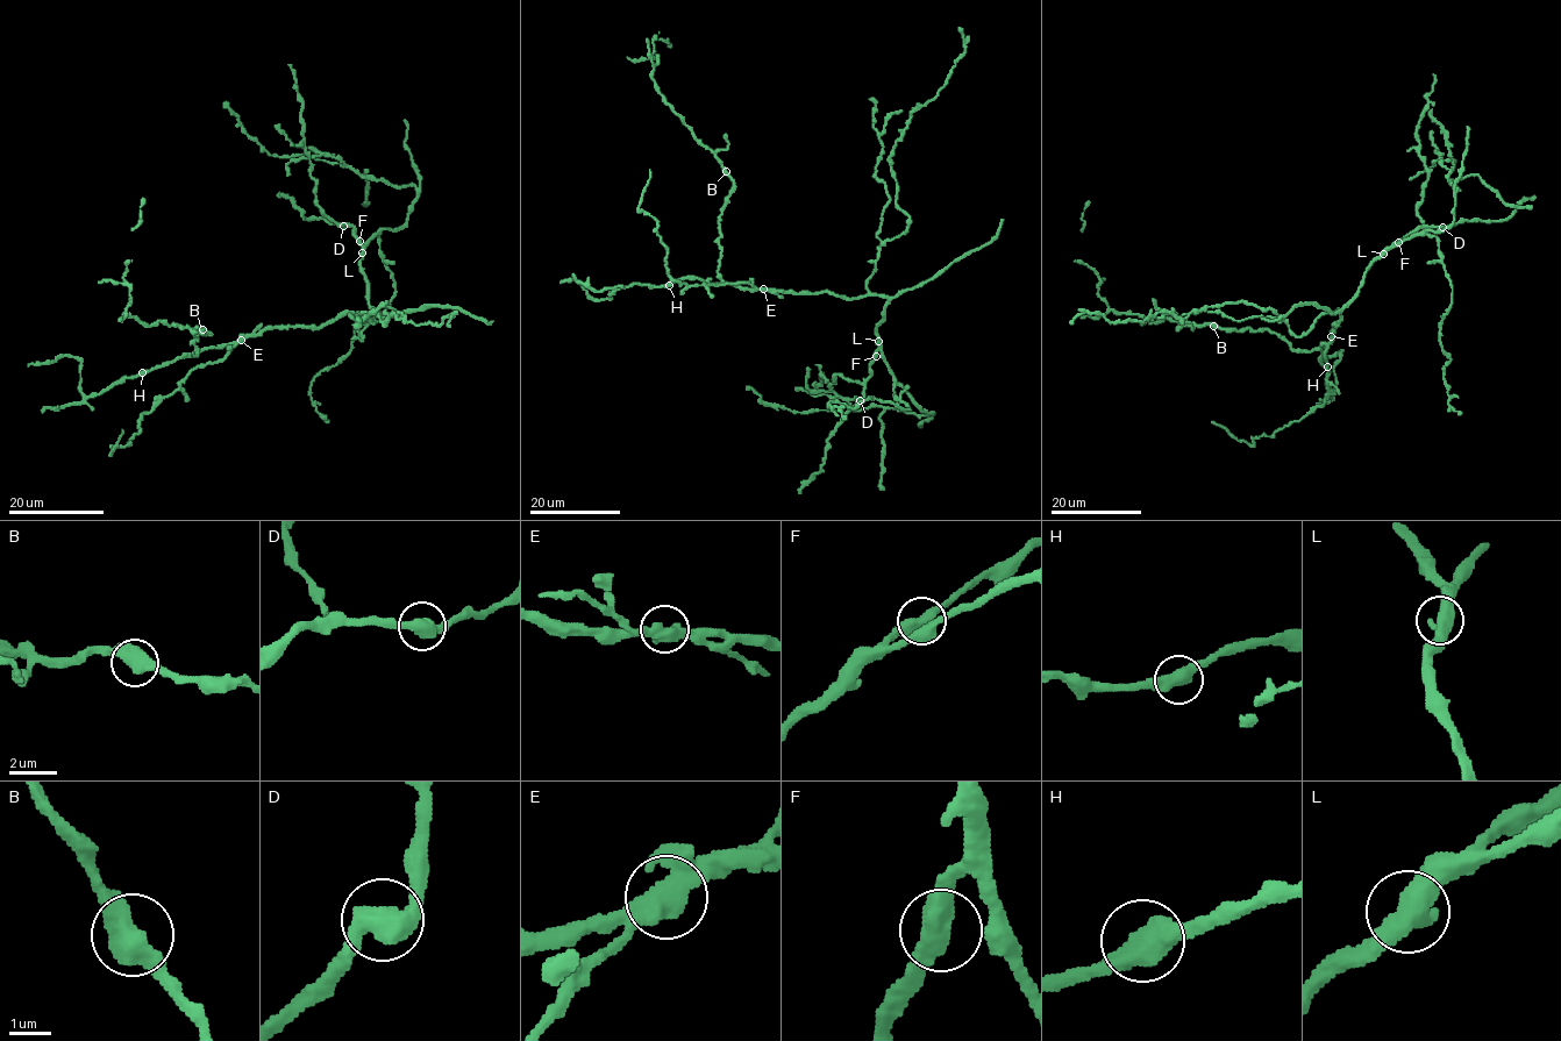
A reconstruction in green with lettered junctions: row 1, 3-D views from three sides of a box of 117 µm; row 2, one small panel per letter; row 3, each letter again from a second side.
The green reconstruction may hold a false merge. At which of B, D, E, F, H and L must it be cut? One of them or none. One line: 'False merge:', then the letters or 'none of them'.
False merge: E

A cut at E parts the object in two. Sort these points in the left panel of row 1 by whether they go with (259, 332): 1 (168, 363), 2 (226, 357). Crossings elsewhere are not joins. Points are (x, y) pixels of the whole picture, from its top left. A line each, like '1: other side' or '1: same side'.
1: same side
2: other side

